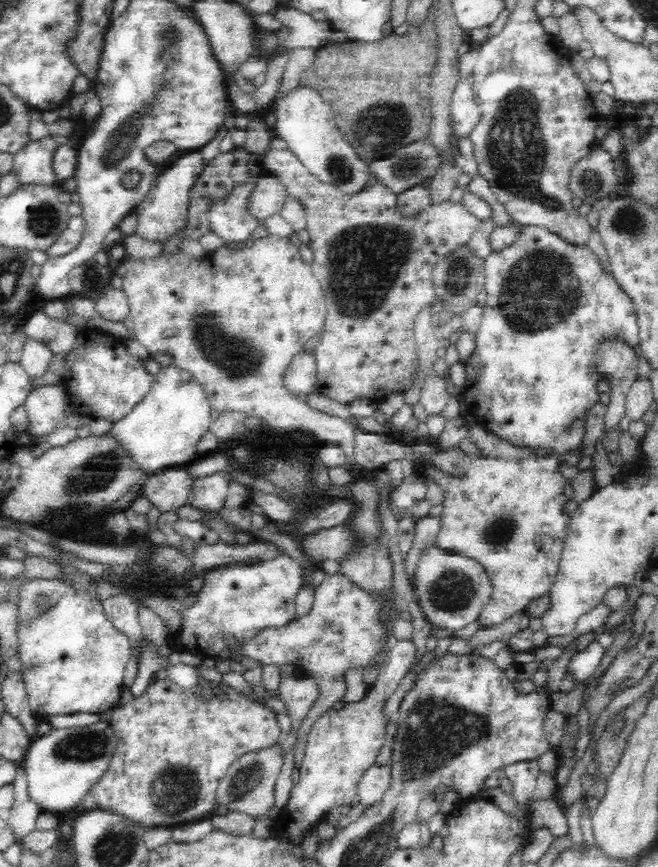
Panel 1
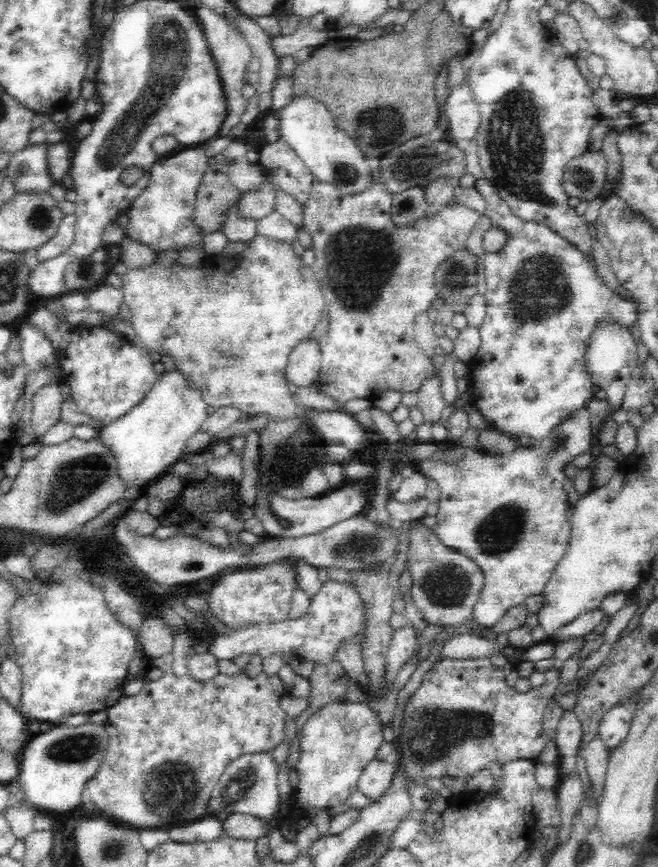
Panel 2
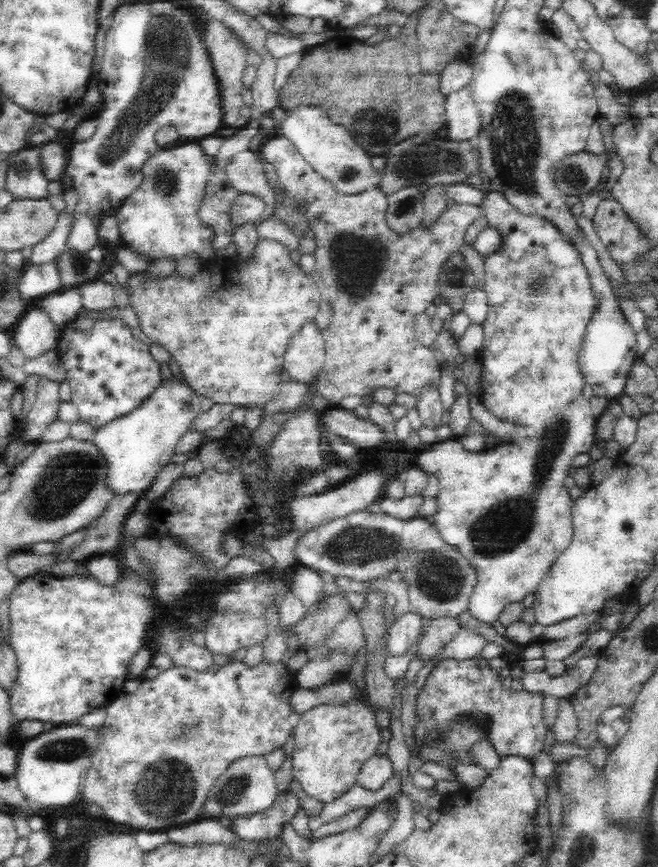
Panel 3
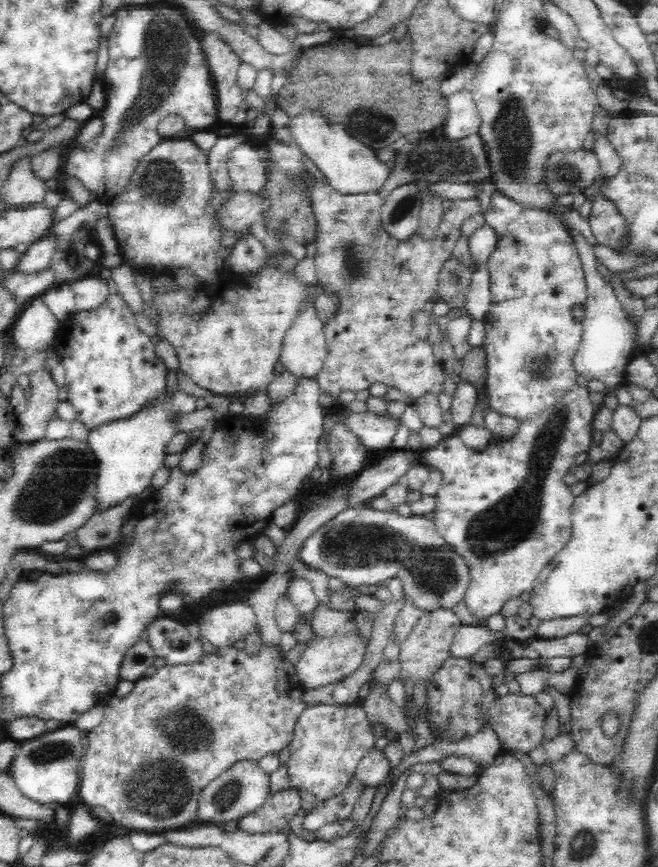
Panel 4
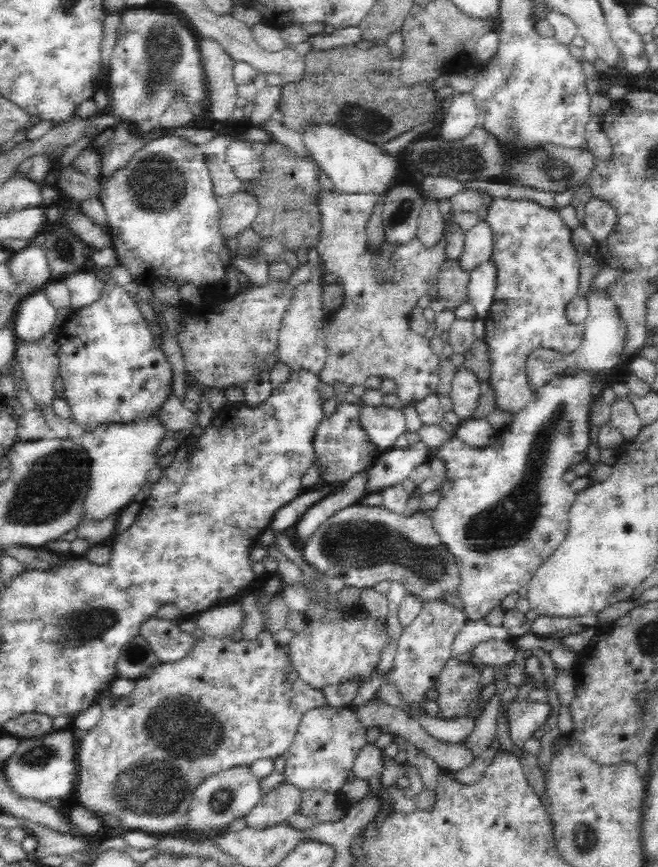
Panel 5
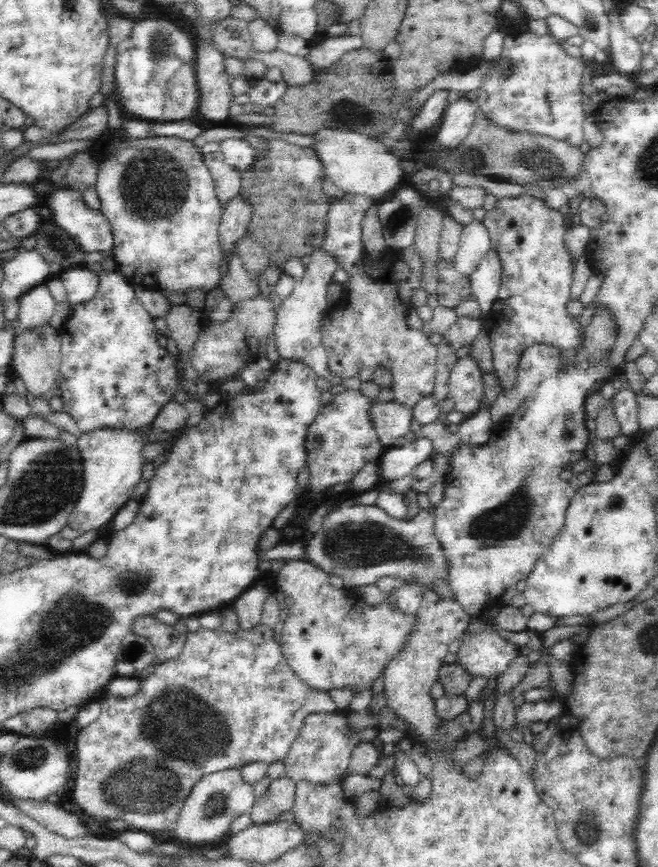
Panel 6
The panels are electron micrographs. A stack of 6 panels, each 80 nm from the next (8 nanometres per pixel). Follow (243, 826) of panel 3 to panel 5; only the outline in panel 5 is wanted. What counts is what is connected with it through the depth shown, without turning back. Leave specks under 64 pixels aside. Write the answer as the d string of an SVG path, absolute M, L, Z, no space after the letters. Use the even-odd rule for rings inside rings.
M282 782L261 796L260 803L245 817L246 826L264 829L287 823L288 818L299 812L299 804L300 789Z

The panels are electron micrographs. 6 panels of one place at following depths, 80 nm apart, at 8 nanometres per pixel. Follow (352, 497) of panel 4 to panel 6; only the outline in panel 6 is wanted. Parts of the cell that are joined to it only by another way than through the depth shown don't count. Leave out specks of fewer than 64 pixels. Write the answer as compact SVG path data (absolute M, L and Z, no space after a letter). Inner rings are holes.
M418 433L411 442L406 441L404 445L398 447L389 446L378 458L380 467L378 485L400 481L410 476L415 466L432 458L433 452L431 440Z

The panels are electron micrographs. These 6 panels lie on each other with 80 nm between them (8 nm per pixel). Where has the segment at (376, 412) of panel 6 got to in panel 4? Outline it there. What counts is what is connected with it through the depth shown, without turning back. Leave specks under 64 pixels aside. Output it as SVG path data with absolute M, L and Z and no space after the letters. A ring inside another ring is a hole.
M369 410L363 413L350 413L347 425L360 436L361 444L371 450L388 450L396 433L400 418L391 414L378 416Z

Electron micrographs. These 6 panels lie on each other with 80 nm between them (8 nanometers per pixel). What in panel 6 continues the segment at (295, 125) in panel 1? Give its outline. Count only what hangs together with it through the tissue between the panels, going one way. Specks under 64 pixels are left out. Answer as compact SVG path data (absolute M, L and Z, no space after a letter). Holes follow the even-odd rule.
M321 128L315 135L316 142L313 148L323 164L328 180L333 182L344 193L359 194L381 202L401 187L402 162L401 158L389 150L380 140L368 138L358 132L344 132L340 129Z

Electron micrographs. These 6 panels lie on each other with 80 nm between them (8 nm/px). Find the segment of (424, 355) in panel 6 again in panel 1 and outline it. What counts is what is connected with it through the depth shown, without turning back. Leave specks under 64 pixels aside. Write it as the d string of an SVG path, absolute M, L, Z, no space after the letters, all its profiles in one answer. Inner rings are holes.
M268 148L268 152L262 156L260 164L271 172L278 180L282 181L290 198L295 199L302 204L306 211L306 231L310 236L308 244L313 253L311 272L313 276L319 280L325 297L327 306L327 314L325 318L324 332L320 344L313 349L313 355L317 370L317 388L320 393L328 398L334 399L340 404L351 403L360 398L371 398L379 403L384 396L392 392L403 393L407 388L419 383L427 375L425 365L418 358L417 343L415 342L415 318L418 313L426 307L429 307L436 298L435 288L433 287L433 269L438 262L441 262L457 249L459 246L466 245L474 232L478 229L481 221L458 202L454 204L450 200L440 204L431 204L429 208L420 212L418 216L407 218L397 210L397 194L391 192L386 185L380 182L366 188L358 193L346 194L339 192L334 186L326 184L318 180L310 171L300 162L300 159L288 148L286 150L278 150L277 148Z

